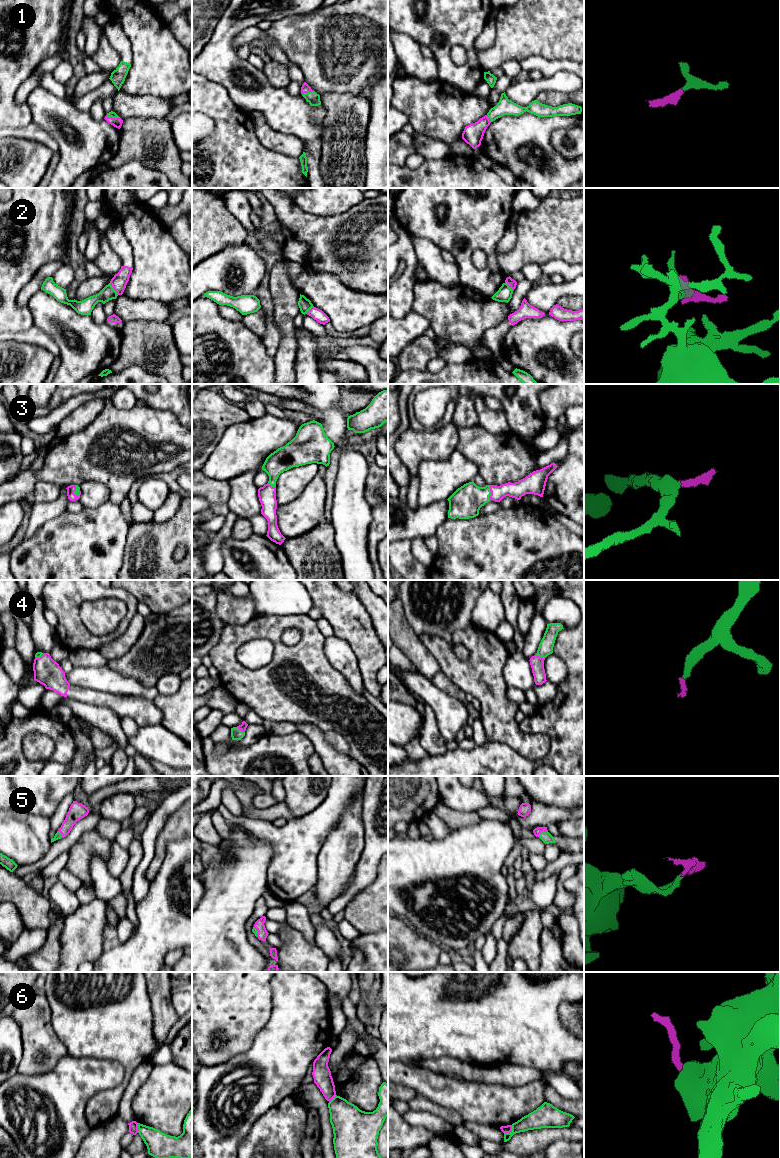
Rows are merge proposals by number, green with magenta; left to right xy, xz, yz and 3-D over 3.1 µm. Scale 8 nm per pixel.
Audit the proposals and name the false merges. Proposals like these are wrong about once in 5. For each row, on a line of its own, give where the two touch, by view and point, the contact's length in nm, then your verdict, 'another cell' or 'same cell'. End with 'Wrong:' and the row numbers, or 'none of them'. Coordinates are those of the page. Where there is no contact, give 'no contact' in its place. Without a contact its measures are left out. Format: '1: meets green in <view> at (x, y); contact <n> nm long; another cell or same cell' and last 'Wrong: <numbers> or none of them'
1: meets green in xz at (308, 92); contact 110 nm long; same cell
2: meets green in xy at (113, 289); contact 120 nm long; another cell
3: meets green in yz at (490, 492); contact 120 nm long; same cell
4: meets green in yz at (540, 656); contact 90 nm long; same cell
5: meets green in yz at (543, 831); contact 90 nm long; same cell
6: meets green in yz at (511, 1131); contact 100 nm long; another cell
Wrong: 2, 6

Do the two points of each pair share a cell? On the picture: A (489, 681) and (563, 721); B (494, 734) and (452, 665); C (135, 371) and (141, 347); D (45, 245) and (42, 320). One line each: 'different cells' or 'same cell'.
A: different cells
B: same cell
C: different cells
D: different cells

